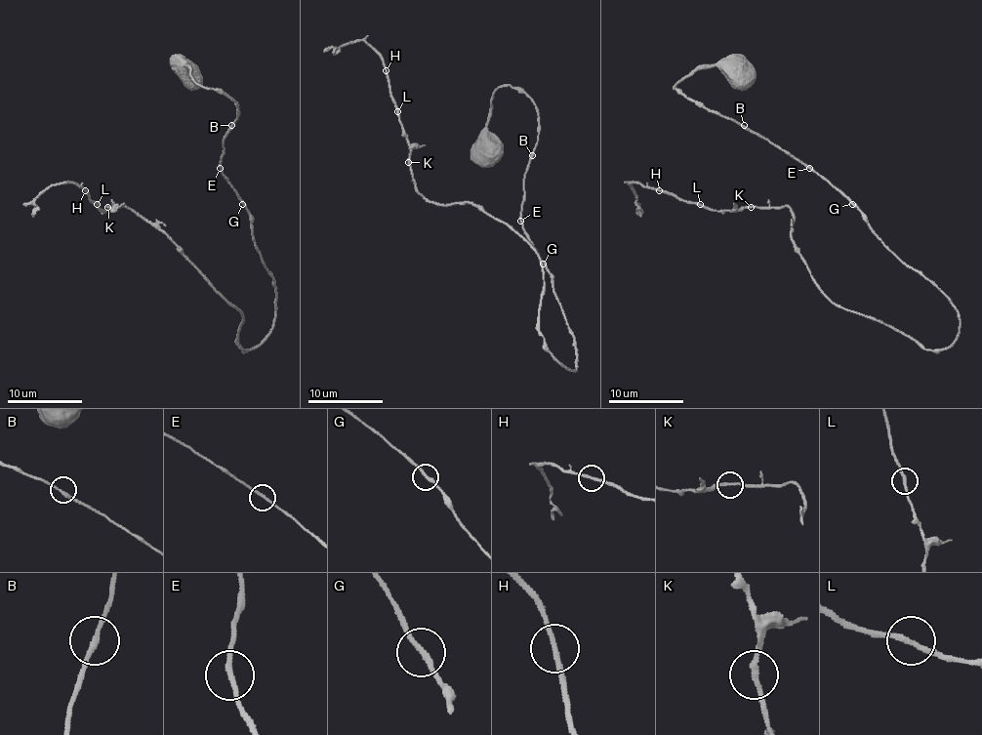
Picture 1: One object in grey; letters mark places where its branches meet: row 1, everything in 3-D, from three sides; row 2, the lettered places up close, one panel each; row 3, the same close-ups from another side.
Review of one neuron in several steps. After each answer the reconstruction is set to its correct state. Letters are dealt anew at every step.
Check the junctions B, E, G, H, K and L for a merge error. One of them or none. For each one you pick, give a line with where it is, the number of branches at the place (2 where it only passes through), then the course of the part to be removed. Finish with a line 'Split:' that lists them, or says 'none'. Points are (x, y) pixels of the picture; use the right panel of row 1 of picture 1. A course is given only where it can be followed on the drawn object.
L: at (700, 204); 2 branches meet; foreign part runs (701, 204), (630, 183), (640, 217)
Split: L

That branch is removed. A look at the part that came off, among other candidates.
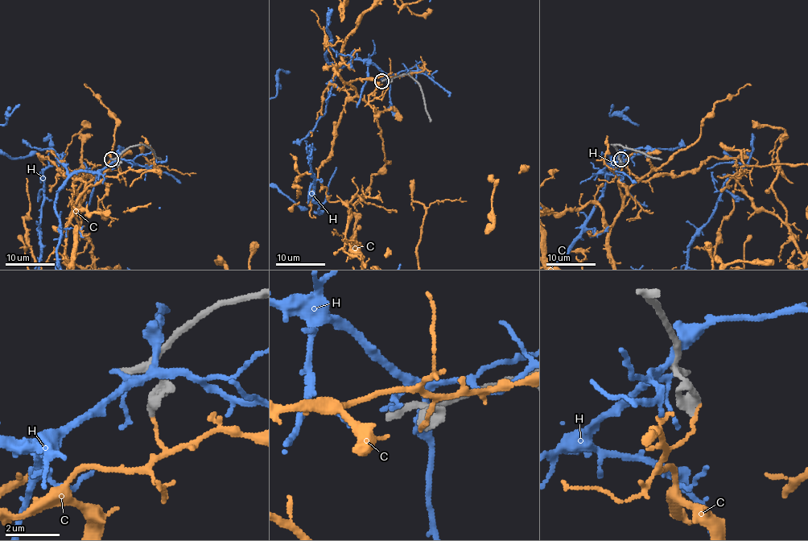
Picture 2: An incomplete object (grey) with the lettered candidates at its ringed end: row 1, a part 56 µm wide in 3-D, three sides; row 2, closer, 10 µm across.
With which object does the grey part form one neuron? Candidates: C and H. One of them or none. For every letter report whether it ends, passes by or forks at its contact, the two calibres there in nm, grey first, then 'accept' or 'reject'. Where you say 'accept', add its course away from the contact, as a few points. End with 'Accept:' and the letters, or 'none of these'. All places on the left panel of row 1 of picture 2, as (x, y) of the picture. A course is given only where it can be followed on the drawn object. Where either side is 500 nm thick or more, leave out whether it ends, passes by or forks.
C: it ends | 400/120 nm | reject
H: it passes by | 320/140 nm | reject
Accept: none of these

